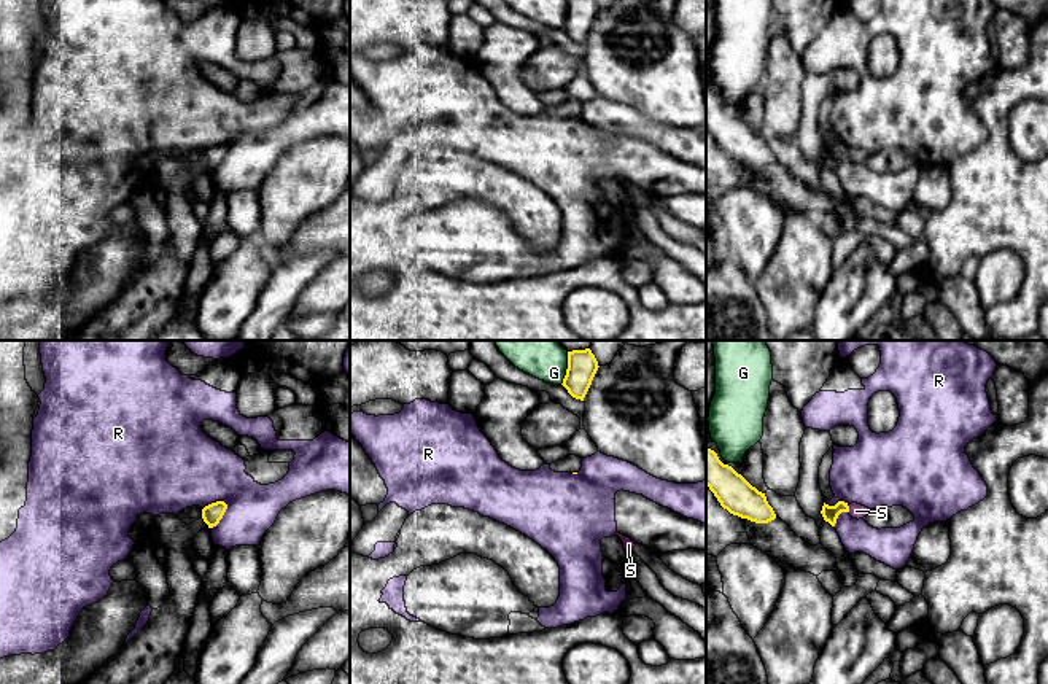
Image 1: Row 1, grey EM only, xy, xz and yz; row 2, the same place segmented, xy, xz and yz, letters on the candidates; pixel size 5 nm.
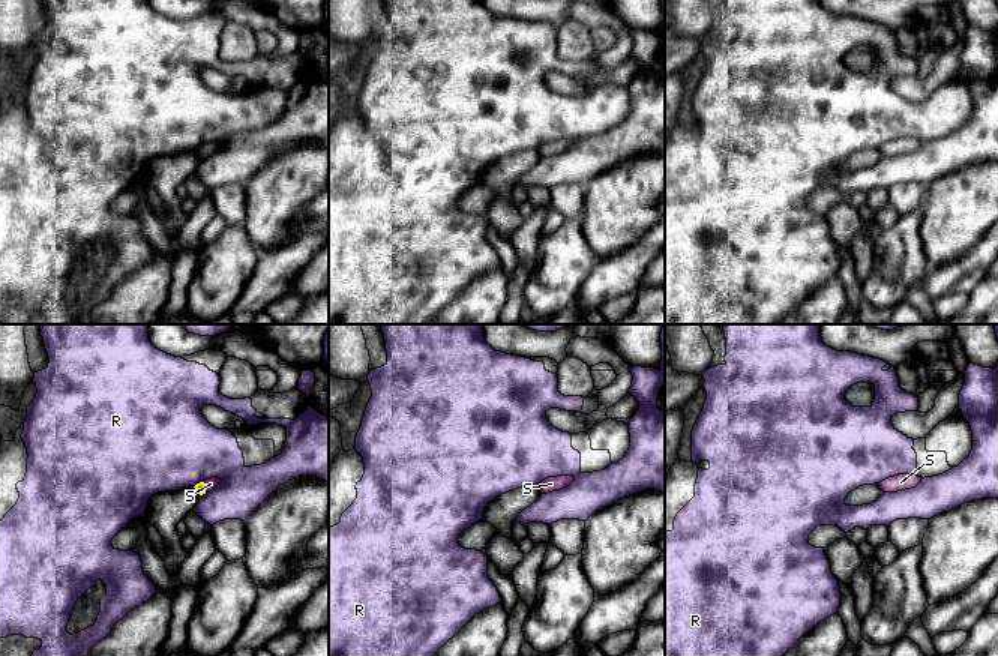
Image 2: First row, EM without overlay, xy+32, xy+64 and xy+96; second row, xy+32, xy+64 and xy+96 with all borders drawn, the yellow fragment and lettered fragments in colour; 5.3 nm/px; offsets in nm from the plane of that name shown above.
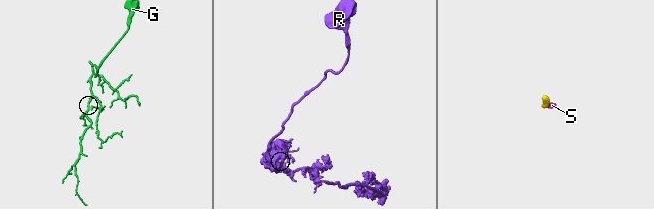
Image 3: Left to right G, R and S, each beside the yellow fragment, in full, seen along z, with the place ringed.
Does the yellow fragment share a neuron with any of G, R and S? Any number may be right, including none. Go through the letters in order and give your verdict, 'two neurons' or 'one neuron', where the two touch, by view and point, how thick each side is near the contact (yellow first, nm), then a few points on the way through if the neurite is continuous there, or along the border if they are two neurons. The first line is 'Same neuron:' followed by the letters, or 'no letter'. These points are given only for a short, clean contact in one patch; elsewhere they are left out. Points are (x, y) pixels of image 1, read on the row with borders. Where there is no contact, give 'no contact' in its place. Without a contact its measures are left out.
Same neuron: S
G: two neurons; contact xz (568, 368); calibres 150 and 280 nm; border xz (568, 352), (568, 368), (560, 384)
R: two neurons; contact xy (223, 514); calibres 100 and 340 nm; border xy (223, 500), (226, 505), (225, 514), (212, 528)
S: one neuron; contact yz (848, 508); calibres 80 and 80 nm; way yz (829, 512), (848, 508), (856, 511)

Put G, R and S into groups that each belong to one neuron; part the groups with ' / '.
G / R / S

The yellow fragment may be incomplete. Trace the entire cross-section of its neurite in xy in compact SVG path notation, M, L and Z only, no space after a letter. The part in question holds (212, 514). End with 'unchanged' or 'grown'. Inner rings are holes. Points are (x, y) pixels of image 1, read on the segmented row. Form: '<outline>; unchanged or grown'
M224 501L212 503L202 509L202 519L208 525L208 528L213 528L219 523L226 509L227 504Z; unchanged

